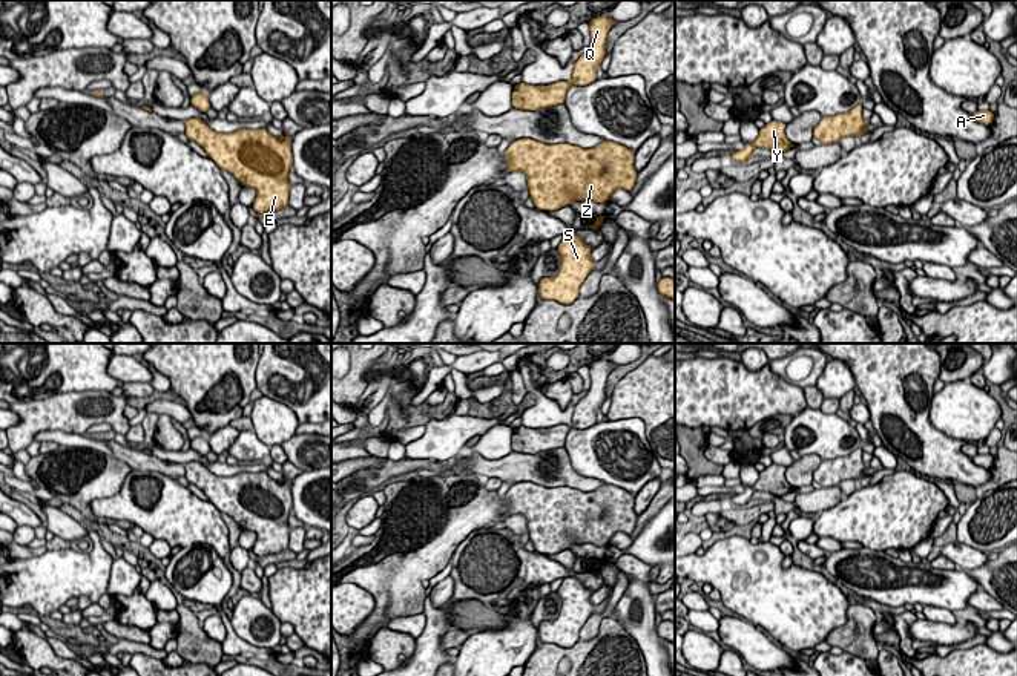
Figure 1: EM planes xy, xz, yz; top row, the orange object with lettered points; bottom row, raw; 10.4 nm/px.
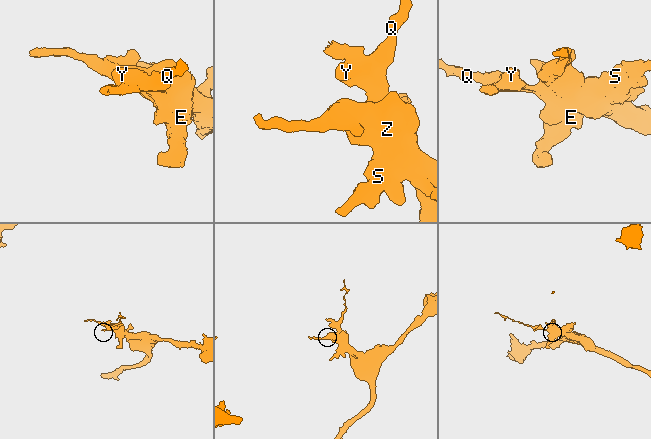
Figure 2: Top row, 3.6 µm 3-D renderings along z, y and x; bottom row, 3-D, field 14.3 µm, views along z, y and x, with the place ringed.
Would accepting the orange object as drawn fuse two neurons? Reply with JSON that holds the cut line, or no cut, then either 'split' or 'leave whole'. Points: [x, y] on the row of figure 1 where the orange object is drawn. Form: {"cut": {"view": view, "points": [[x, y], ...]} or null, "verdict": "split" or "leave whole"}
{"cut": null, "verdict": "leave whole"}

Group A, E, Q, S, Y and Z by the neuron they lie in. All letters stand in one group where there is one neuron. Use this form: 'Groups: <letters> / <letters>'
Groups: A E Q S Y Z

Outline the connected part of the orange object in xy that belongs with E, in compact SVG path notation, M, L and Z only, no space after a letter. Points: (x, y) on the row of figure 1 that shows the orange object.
M201 118L184 121L186 136L198 143L209 158L232 173L244 187L256 190L256 213L288 205L288 170L293 166L291 136L273 136L267 129L215 132Z

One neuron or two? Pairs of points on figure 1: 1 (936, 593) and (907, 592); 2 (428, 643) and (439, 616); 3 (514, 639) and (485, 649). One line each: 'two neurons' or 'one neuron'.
1: one neuron
2: one neuron
3: one neuron

